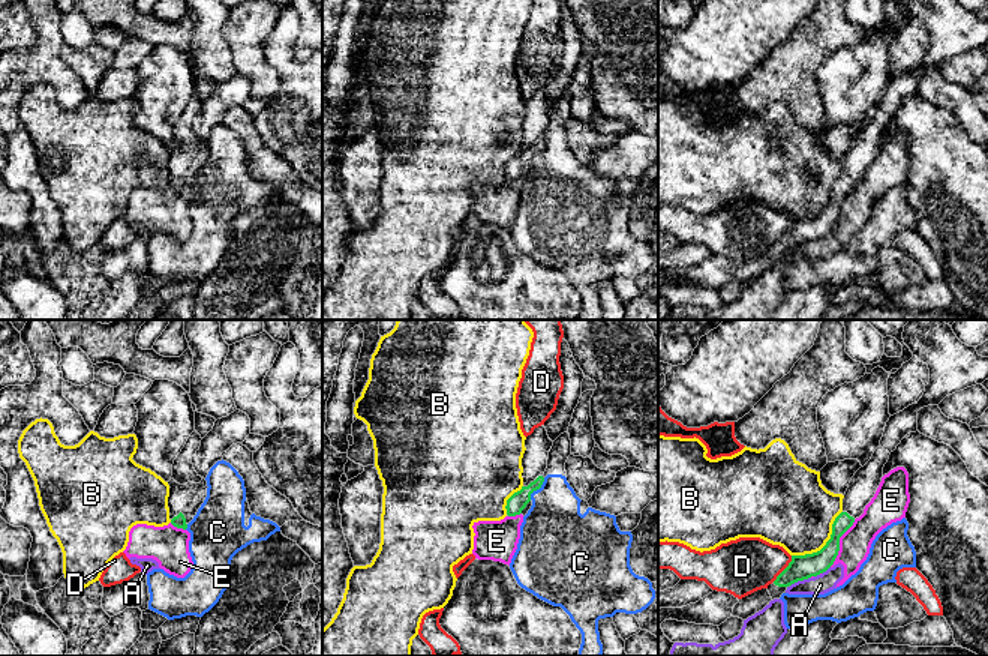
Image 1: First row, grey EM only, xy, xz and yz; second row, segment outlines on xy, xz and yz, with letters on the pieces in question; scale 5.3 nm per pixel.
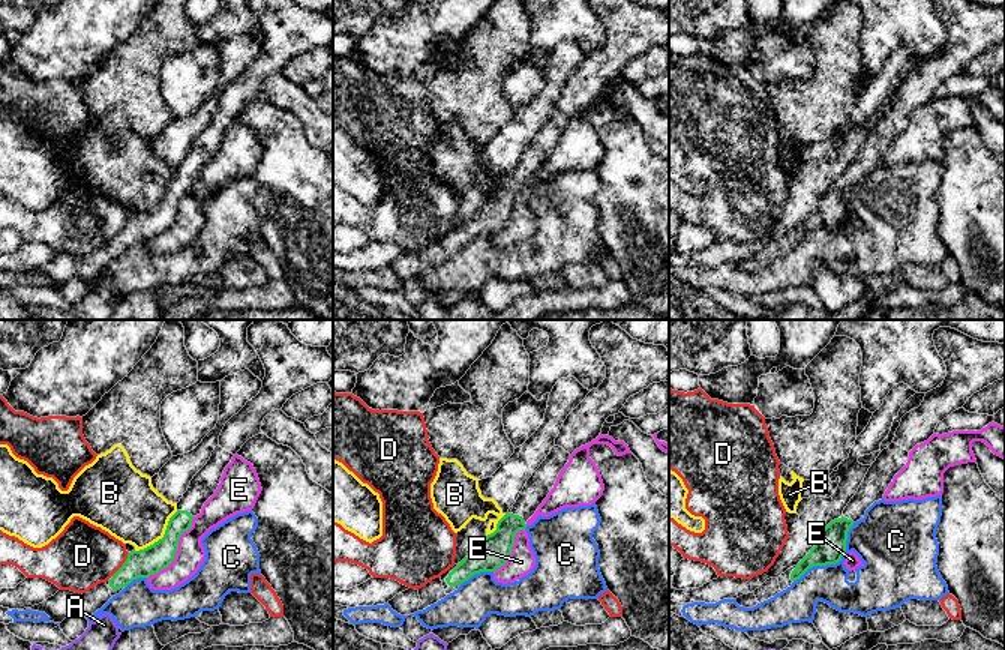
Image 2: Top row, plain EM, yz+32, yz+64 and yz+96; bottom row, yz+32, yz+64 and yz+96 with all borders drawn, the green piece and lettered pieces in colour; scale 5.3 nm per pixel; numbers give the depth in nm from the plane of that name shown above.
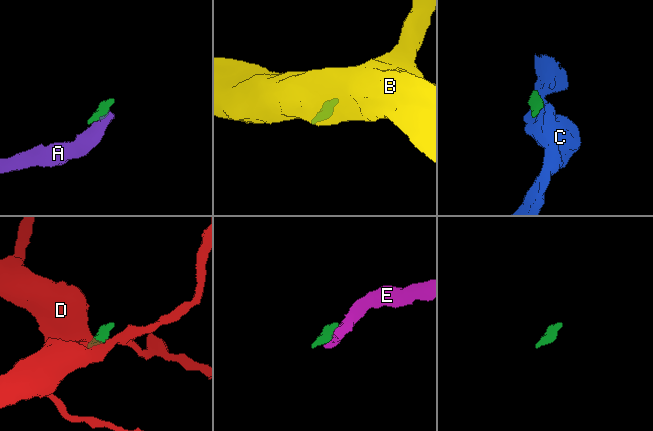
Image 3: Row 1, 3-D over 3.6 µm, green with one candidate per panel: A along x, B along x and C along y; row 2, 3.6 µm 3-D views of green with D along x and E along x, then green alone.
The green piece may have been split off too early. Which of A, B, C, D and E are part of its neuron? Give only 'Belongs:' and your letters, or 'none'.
Belongs: none

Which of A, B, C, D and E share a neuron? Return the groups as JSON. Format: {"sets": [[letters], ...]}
{"sets": [["A", "E"], ["B"], ["C"], ["D"]]}

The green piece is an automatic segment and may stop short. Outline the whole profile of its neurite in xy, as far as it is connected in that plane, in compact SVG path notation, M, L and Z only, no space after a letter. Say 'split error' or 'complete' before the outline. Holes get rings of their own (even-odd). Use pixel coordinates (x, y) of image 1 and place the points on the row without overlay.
split error; M202 141L199 147L187 146L186 149L180 149L171 143L168 149L171 188L177 192L186 194L187 188L193 183L207 161L207 144Z

